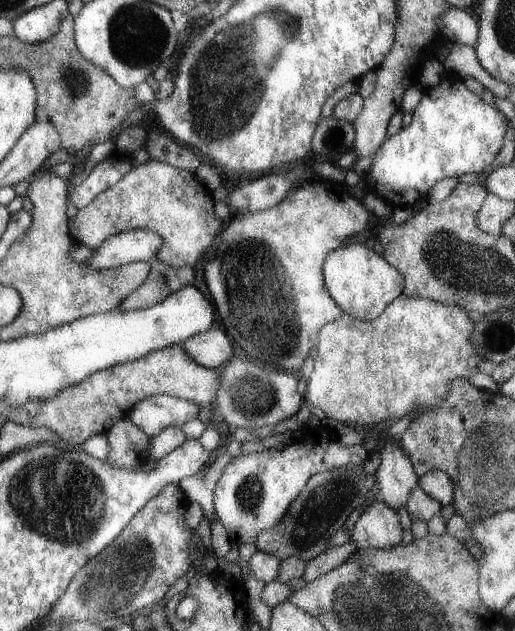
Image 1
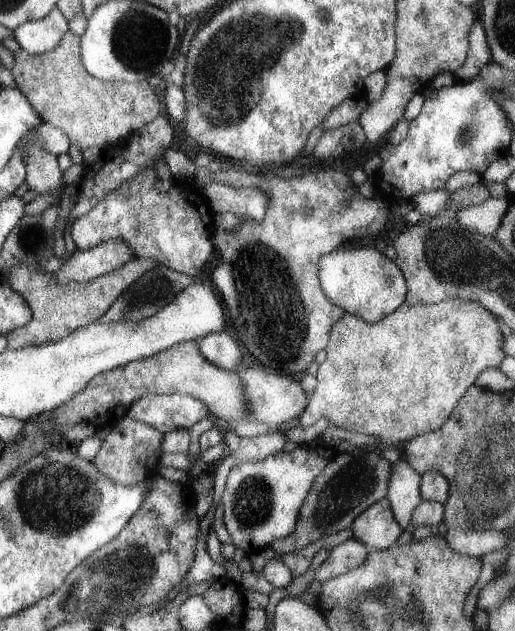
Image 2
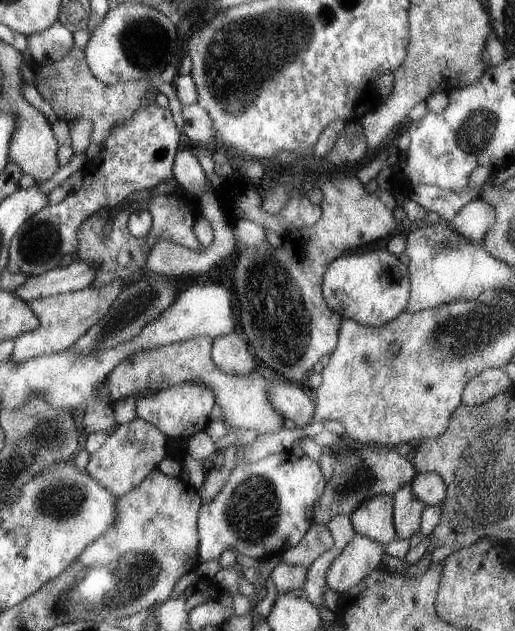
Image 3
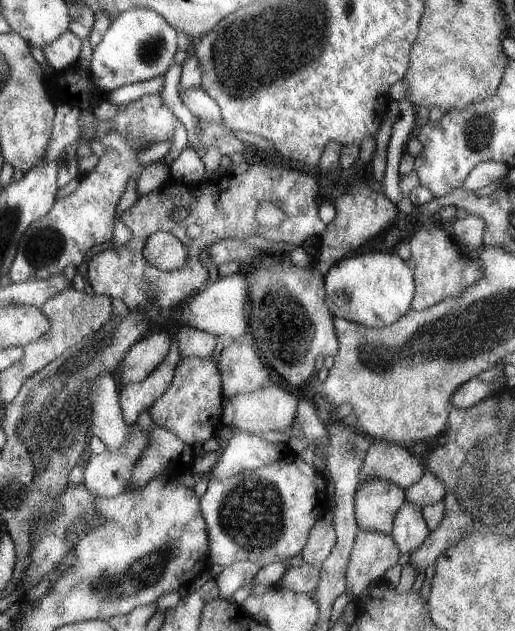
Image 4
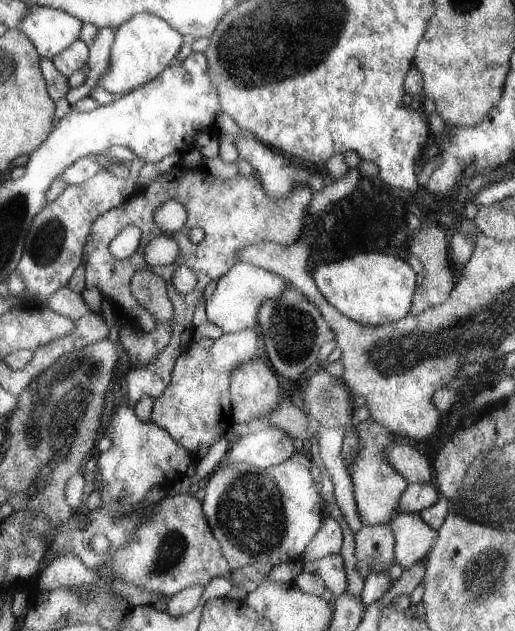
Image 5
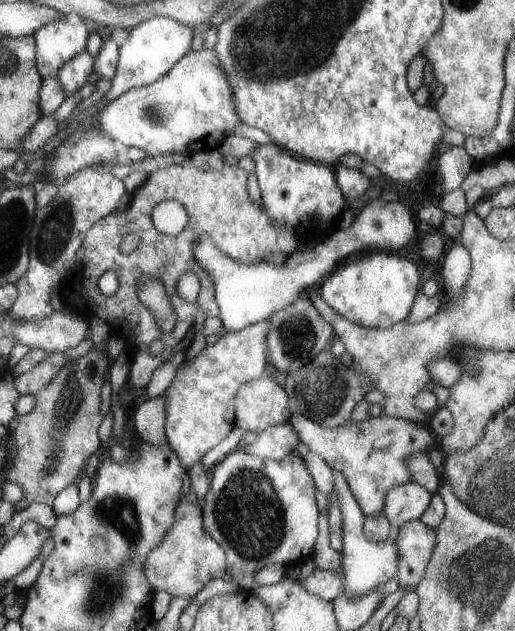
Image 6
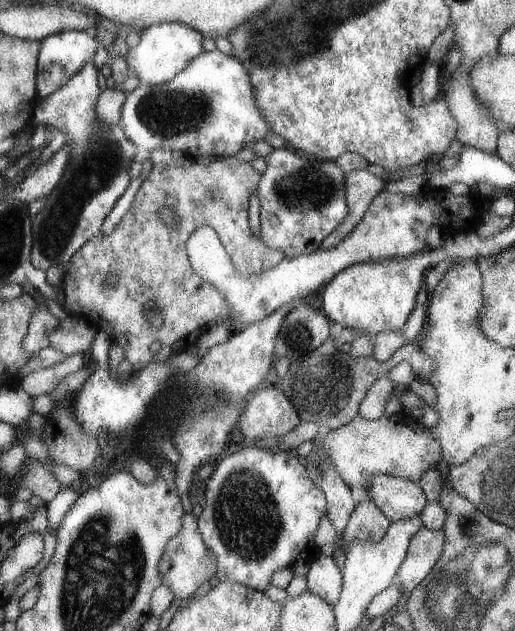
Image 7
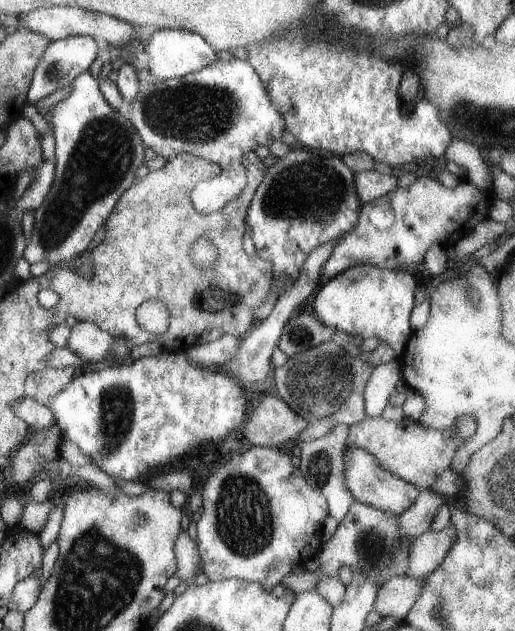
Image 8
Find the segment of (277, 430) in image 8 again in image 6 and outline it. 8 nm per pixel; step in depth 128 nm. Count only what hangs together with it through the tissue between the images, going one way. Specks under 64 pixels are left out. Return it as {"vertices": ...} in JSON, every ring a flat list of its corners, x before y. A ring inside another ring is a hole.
{"vertices":[[267,372,243,383,235,397,235,426,244,432,260,433,271,425,286,424,292,418,288,398]]}

